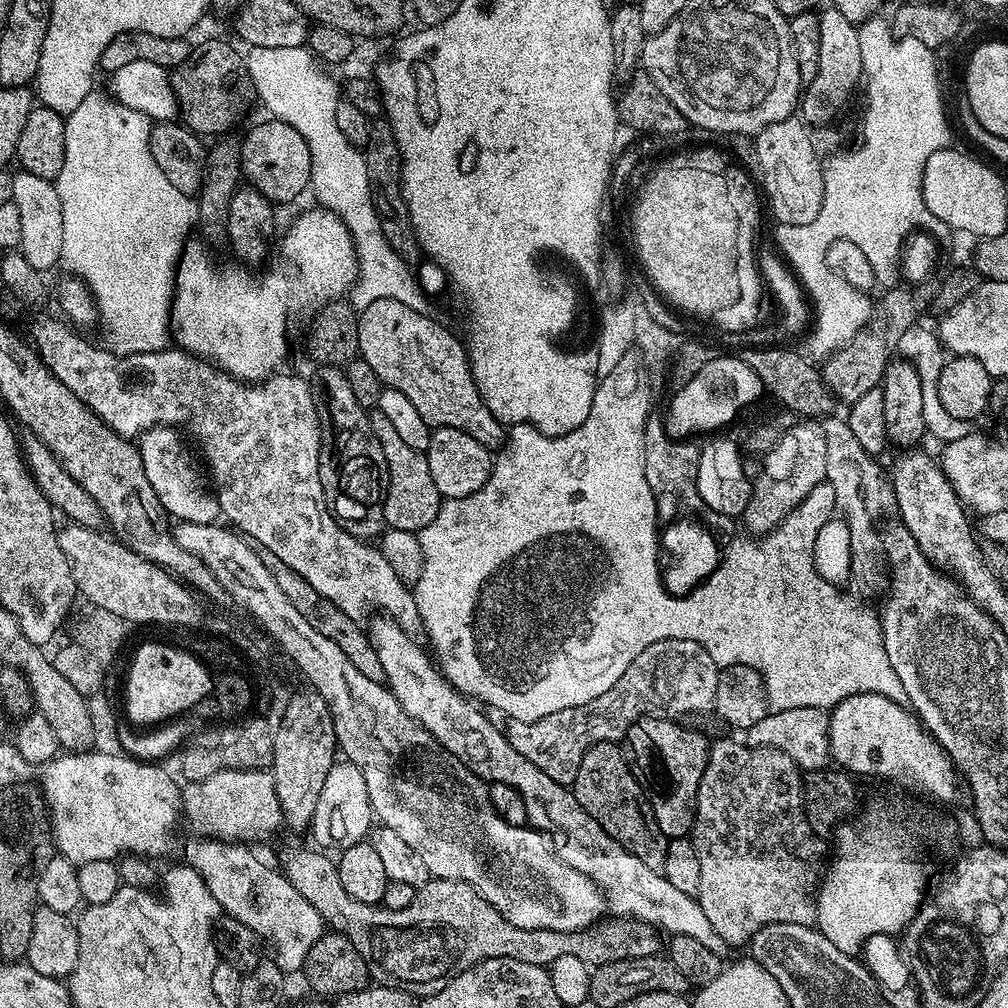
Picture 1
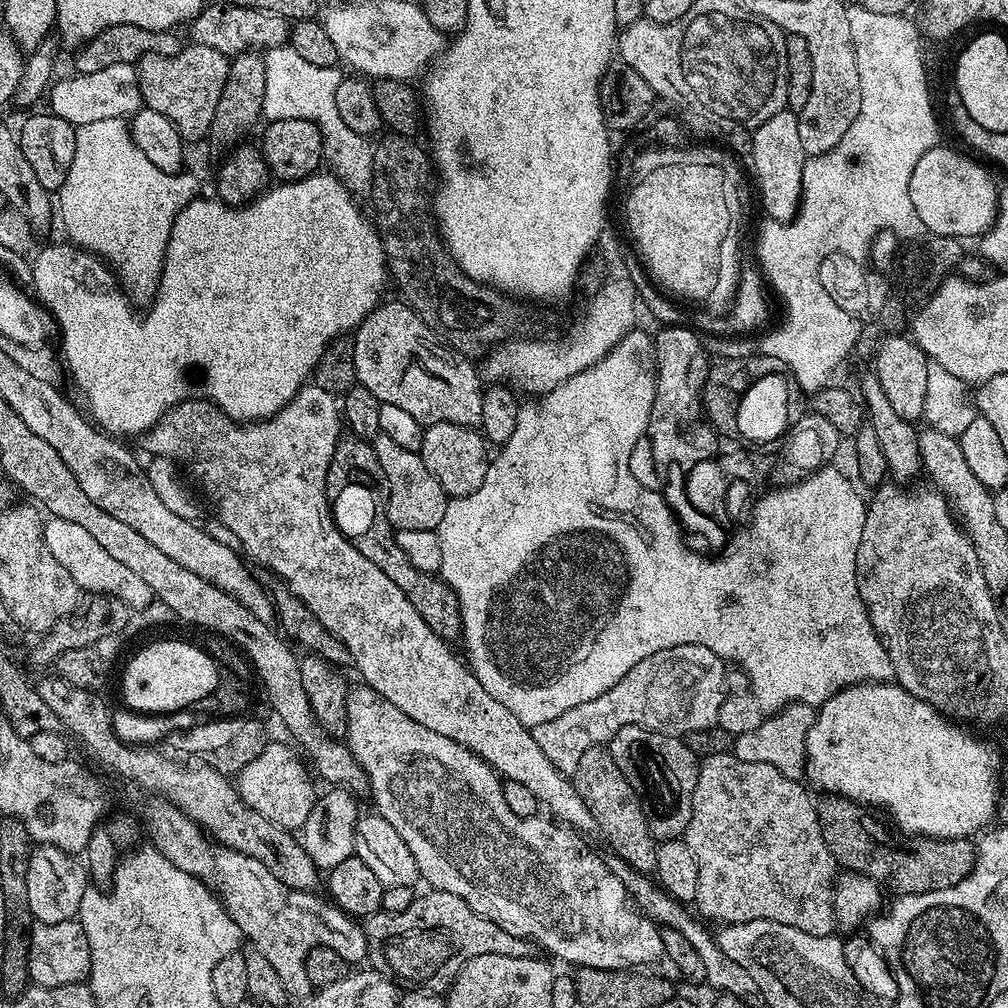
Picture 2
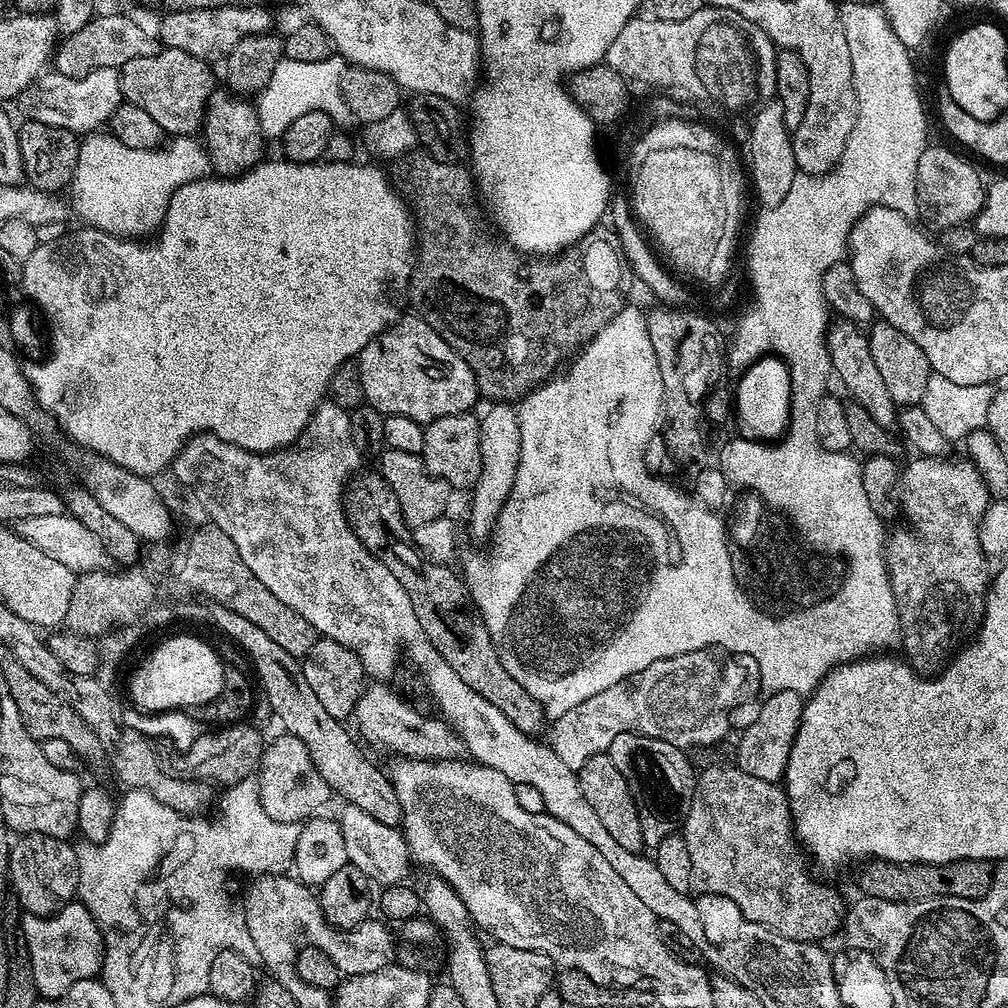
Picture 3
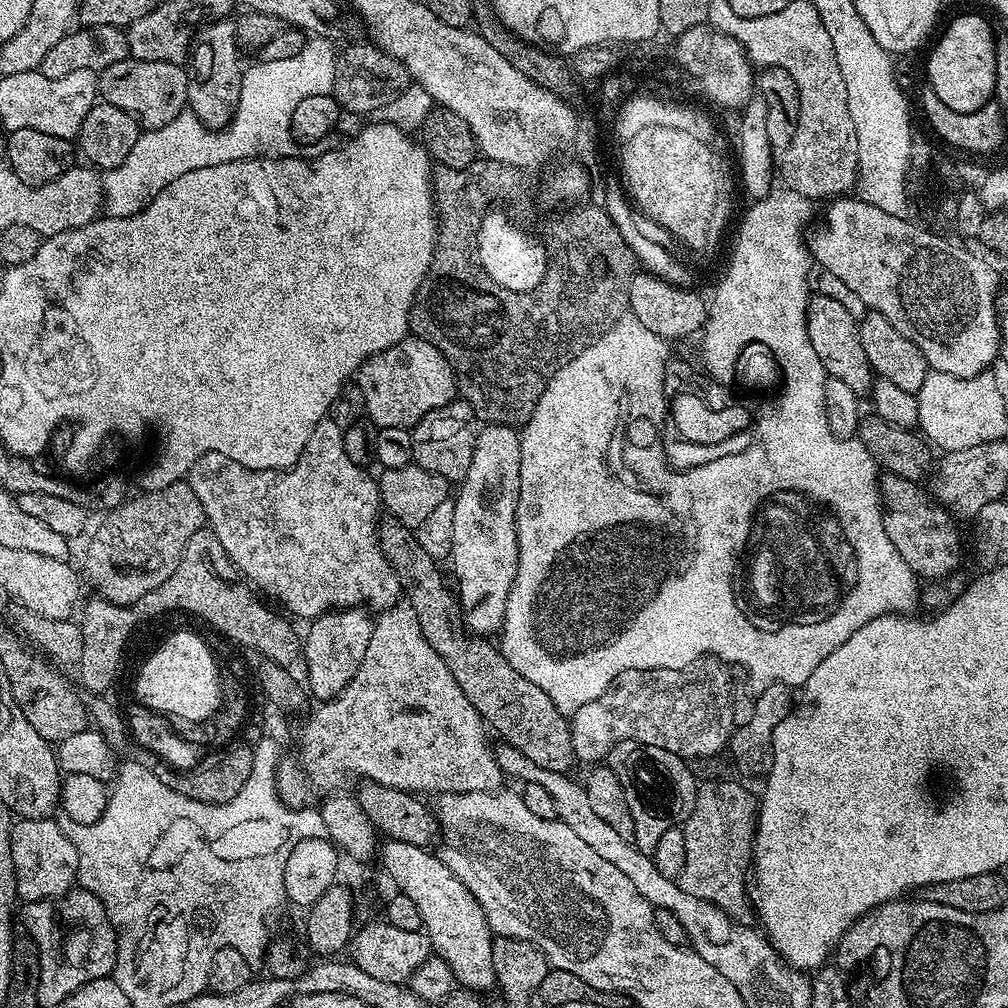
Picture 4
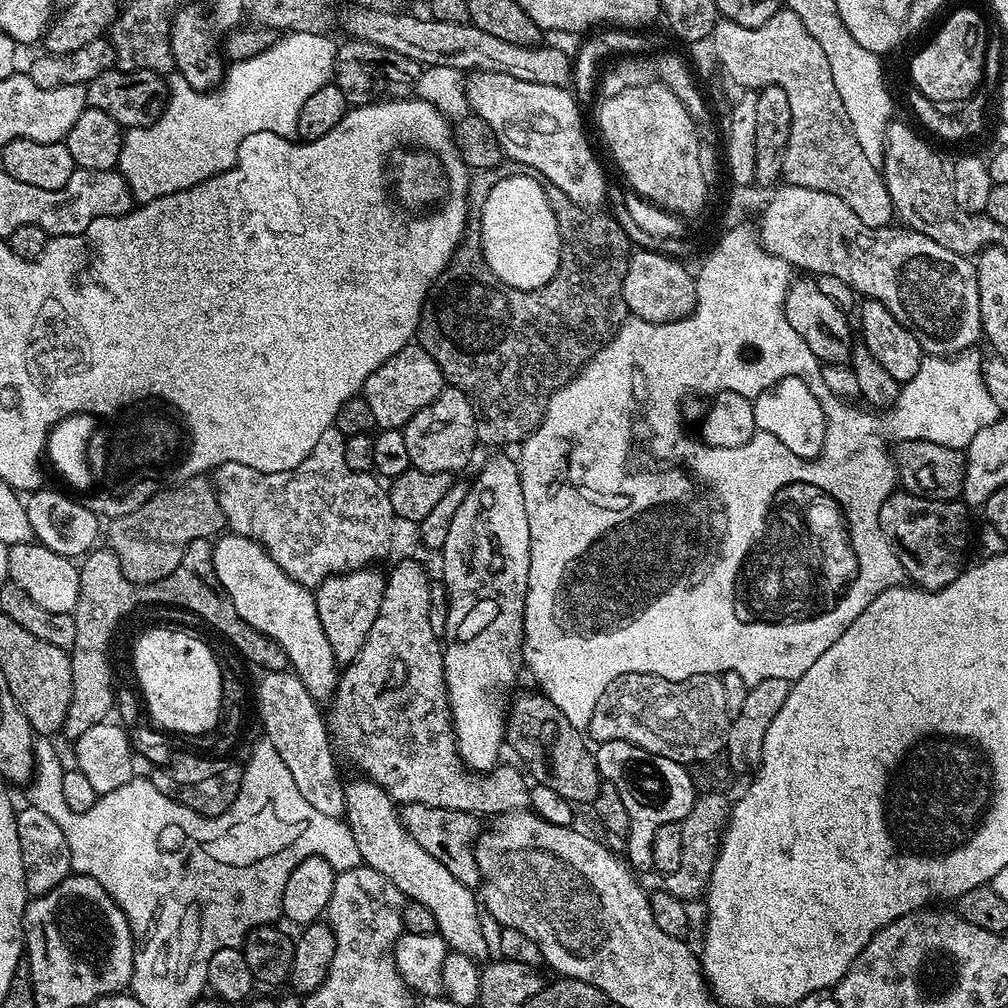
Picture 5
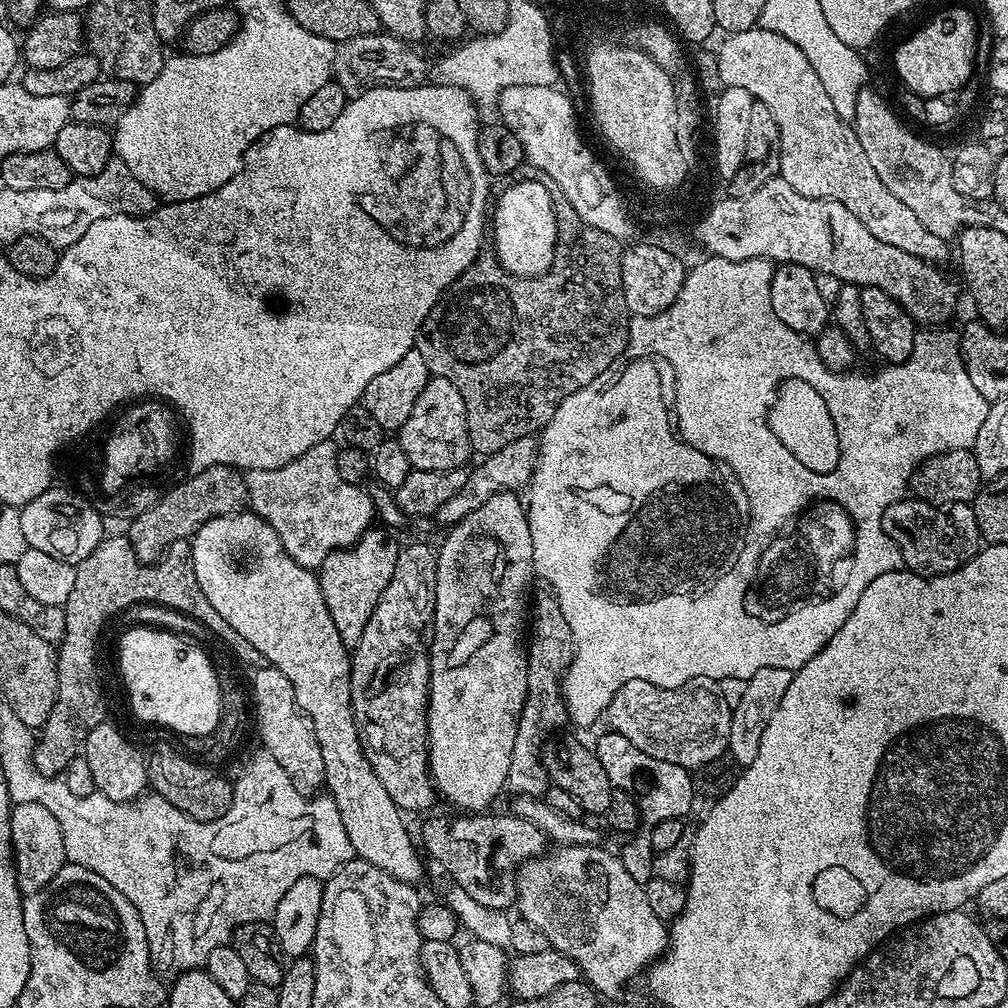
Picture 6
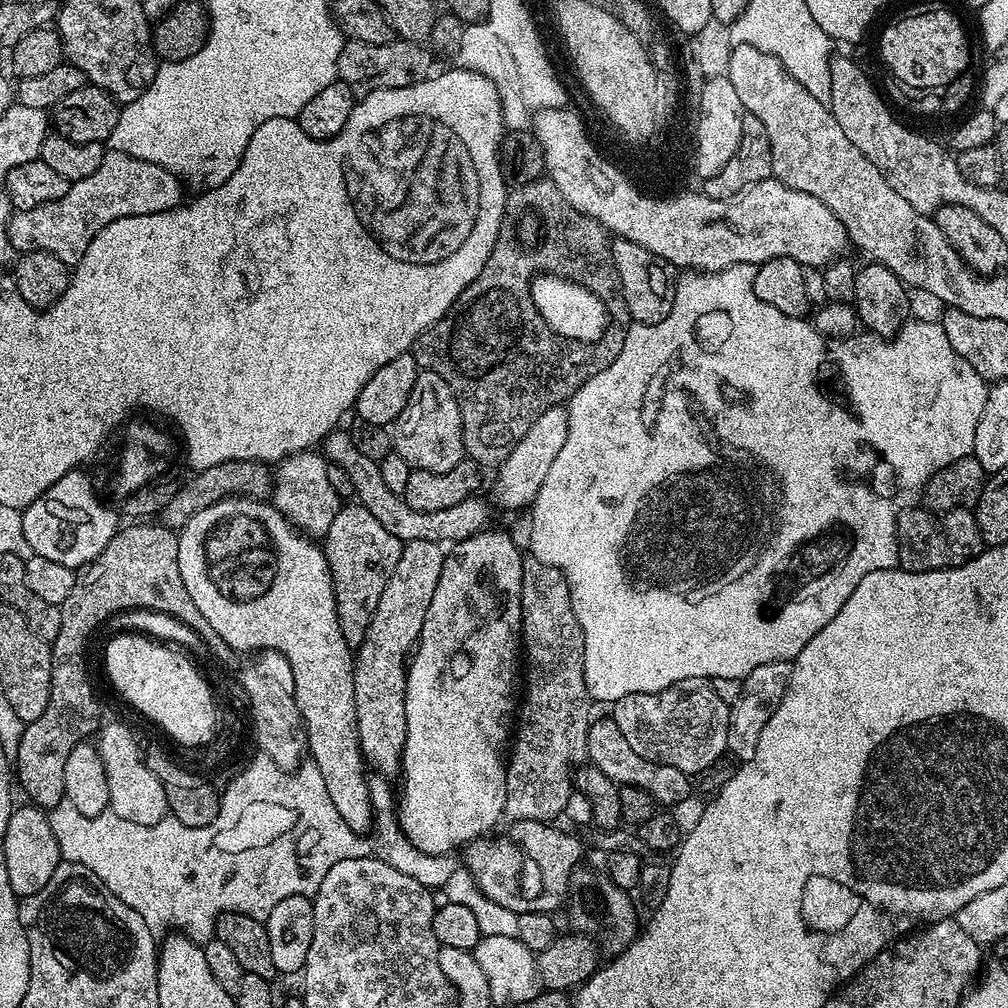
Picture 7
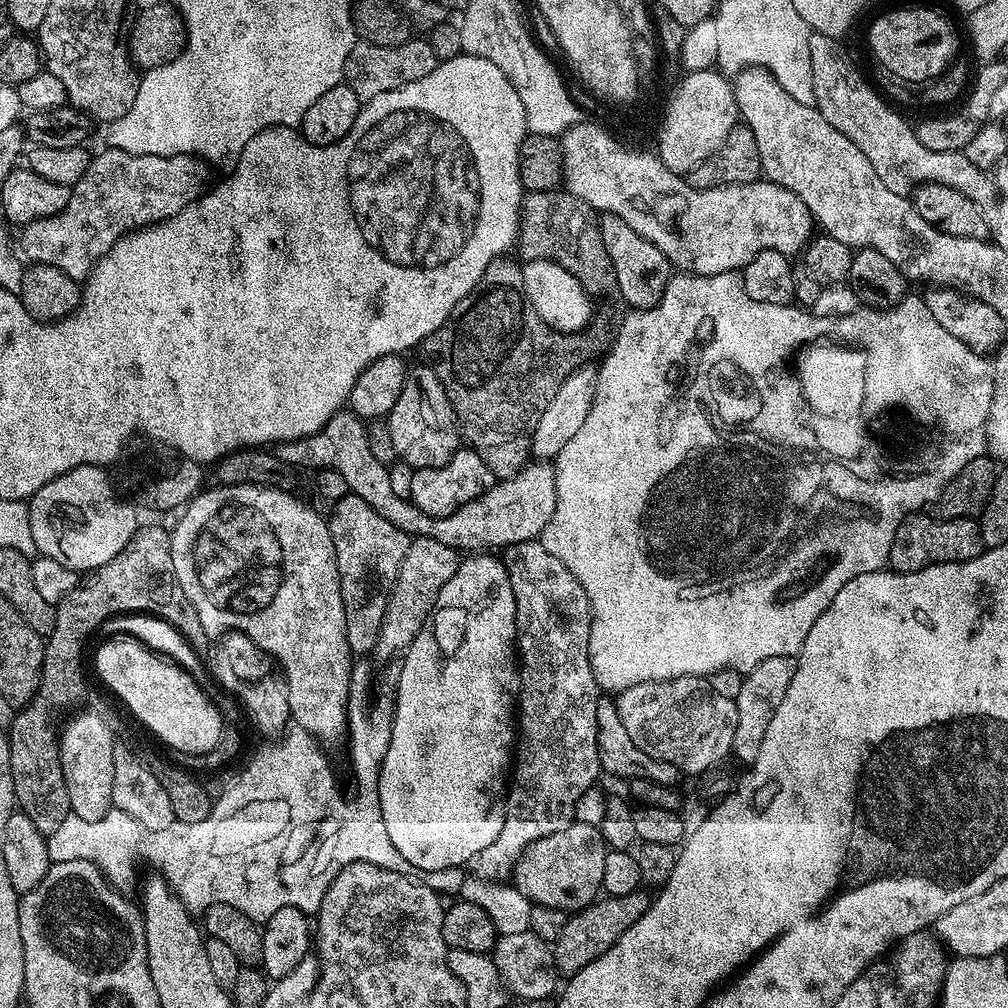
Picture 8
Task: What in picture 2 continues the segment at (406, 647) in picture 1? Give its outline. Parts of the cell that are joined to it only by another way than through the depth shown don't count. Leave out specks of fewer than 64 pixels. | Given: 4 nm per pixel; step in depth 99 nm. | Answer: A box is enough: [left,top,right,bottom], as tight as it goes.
[626,874,757,998]

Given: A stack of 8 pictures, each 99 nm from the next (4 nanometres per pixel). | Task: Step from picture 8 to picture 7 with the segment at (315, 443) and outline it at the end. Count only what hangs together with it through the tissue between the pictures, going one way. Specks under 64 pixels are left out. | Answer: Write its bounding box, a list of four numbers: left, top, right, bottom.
[322,430,489,545]

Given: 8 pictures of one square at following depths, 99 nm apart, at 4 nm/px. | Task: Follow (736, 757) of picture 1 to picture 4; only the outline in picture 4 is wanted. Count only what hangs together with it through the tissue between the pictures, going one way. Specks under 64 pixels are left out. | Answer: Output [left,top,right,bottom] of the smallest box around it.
[678,780,757,922]

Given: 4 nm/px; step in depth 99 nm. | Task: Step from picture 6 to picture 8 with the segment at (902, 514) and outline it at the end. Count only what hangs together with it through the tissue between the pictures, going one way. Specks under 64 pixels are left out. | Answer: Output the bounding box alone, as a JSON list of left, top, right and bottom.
[888,514,985,572]

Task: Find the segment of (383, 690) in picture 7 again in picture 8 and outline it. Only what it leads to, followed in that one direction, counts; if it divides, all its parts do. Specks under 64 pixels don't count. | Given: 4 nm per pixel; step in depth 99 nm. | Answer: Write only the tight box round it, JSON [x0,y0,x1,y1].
[374,536,461,656]

